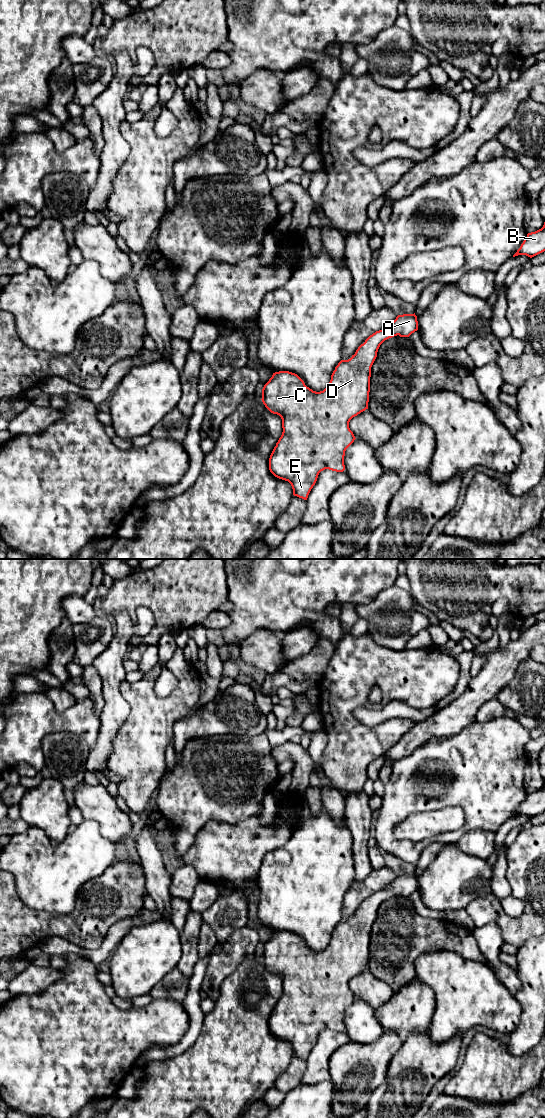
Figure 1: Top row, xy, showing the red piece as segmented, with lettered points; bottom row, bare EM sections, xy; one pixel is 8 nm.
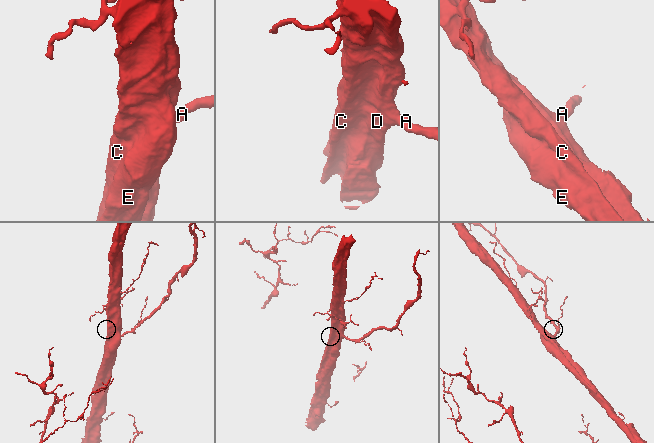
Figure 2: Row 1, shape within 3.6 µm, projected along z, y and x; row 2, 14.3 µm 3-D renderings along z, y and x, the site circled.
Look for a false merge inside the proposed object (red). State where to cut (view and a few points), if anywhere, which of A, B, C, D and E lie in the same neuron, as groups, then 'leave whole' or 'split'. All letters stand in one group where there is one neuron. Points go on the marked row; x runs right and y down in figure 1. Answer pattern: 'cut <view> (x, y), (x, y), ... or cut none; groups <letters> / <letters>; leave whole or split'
cut none; groups A B C D E; leave whole

